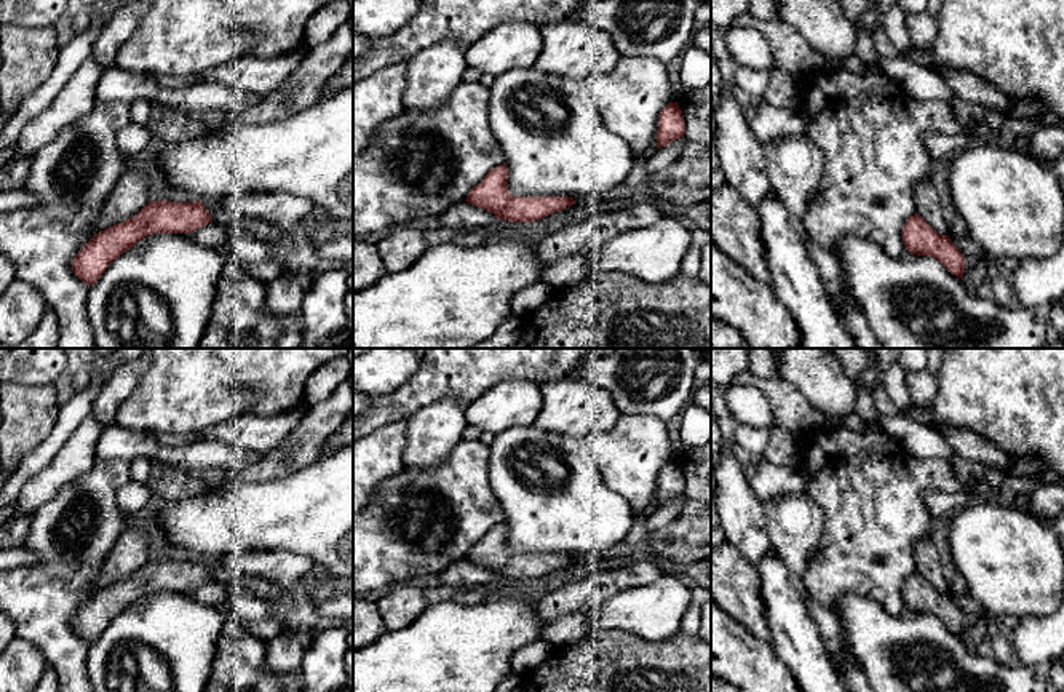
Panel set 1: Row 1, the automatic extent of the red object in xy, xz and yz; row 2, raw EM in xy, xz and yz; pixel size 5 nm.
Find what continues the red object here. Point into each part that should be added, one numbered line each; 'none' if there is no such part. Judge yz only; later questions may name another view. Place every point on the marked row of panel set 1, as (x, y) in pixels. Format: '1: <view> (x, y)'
1: yz (927, 198)

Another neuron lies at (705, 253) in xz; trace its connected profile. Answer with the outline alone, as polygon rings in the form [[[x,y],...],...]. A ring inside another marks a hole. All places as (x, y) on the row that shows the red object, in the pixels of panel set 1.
[[[711,241],[700,248],[700,280],[711,283]]]

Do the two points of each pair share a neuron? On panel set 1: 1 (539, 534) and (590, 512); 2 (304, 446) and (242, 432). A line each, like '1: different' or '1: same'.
1: same
2: different

